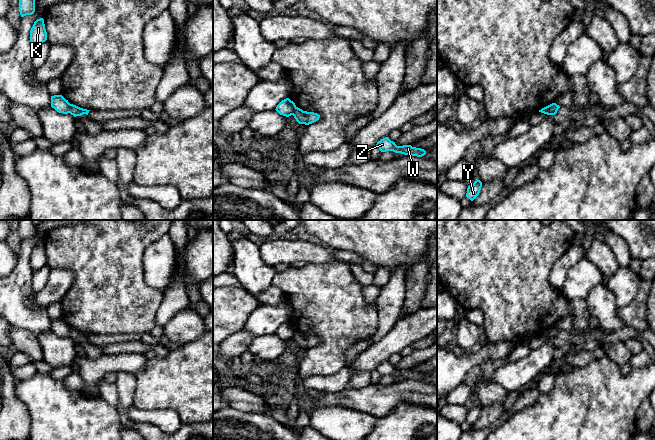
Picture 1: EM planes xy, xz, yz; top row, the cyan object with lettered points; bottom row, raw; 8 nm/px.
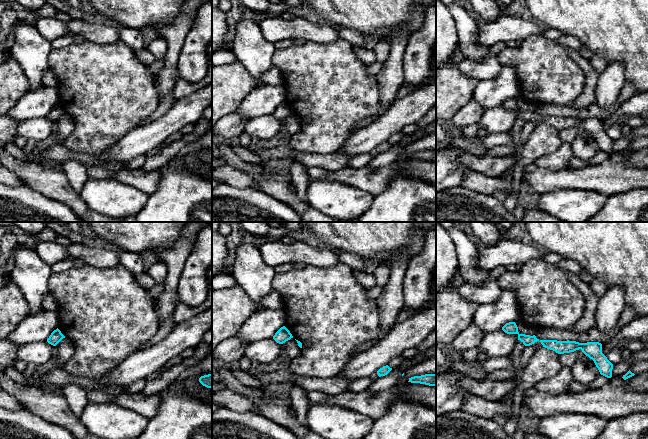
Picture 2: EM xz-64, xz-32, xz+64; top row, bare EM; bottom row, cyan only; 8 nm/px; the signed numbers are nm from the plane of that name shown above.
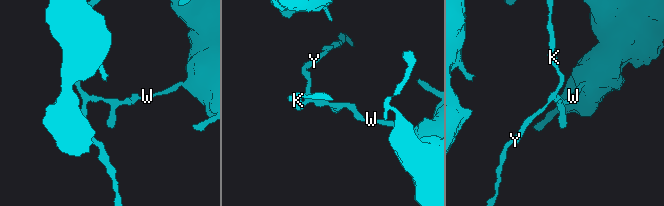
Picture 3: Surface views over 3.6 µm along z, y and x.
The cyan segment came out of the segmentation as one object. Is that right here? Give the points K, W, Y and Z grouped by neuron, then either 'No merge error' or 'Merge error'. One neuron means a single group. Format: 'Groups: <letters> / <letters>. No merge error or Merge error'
Groups: K Y / W Z. Merge error

